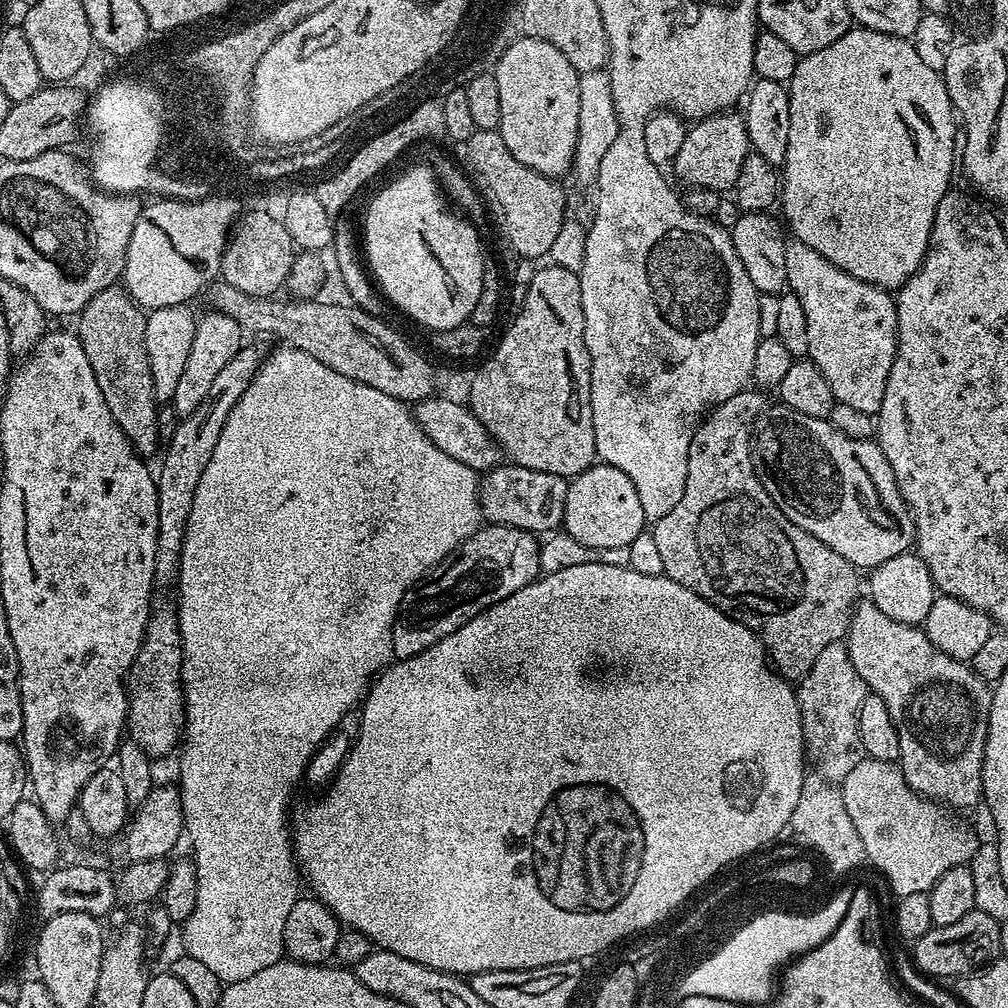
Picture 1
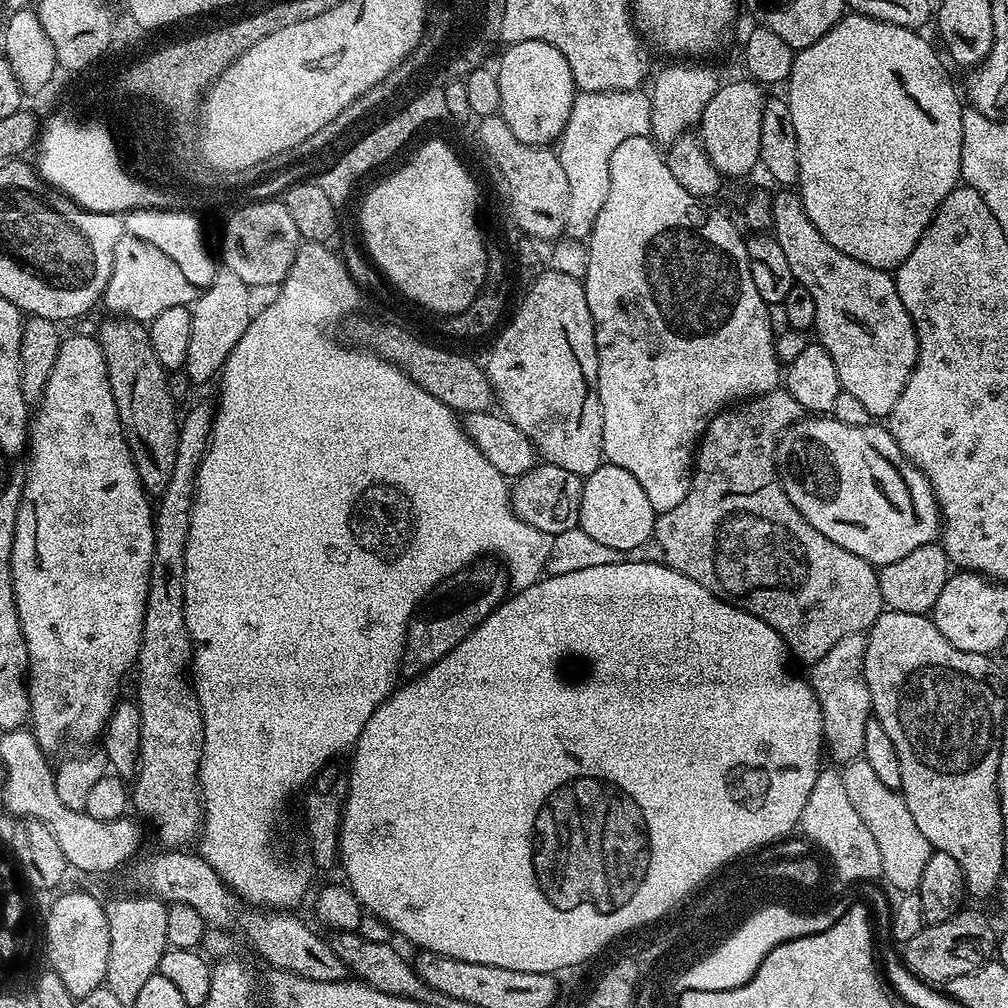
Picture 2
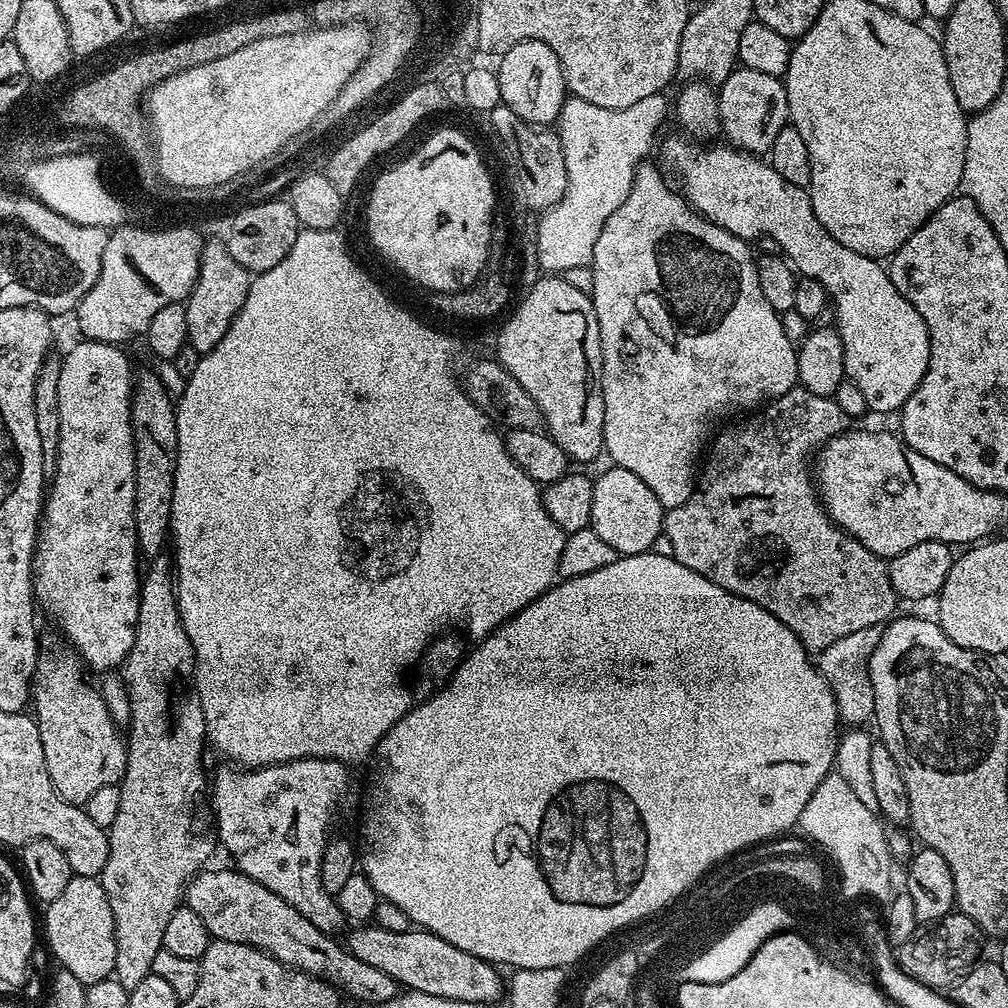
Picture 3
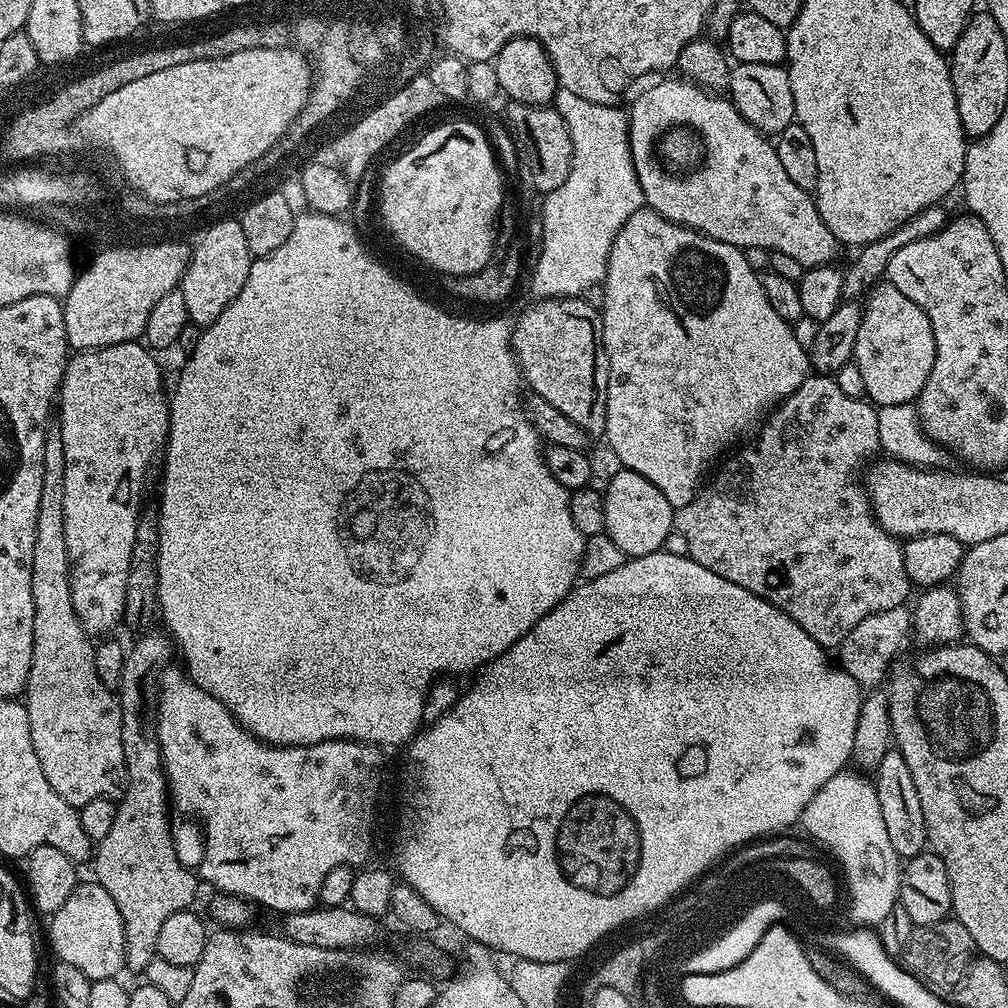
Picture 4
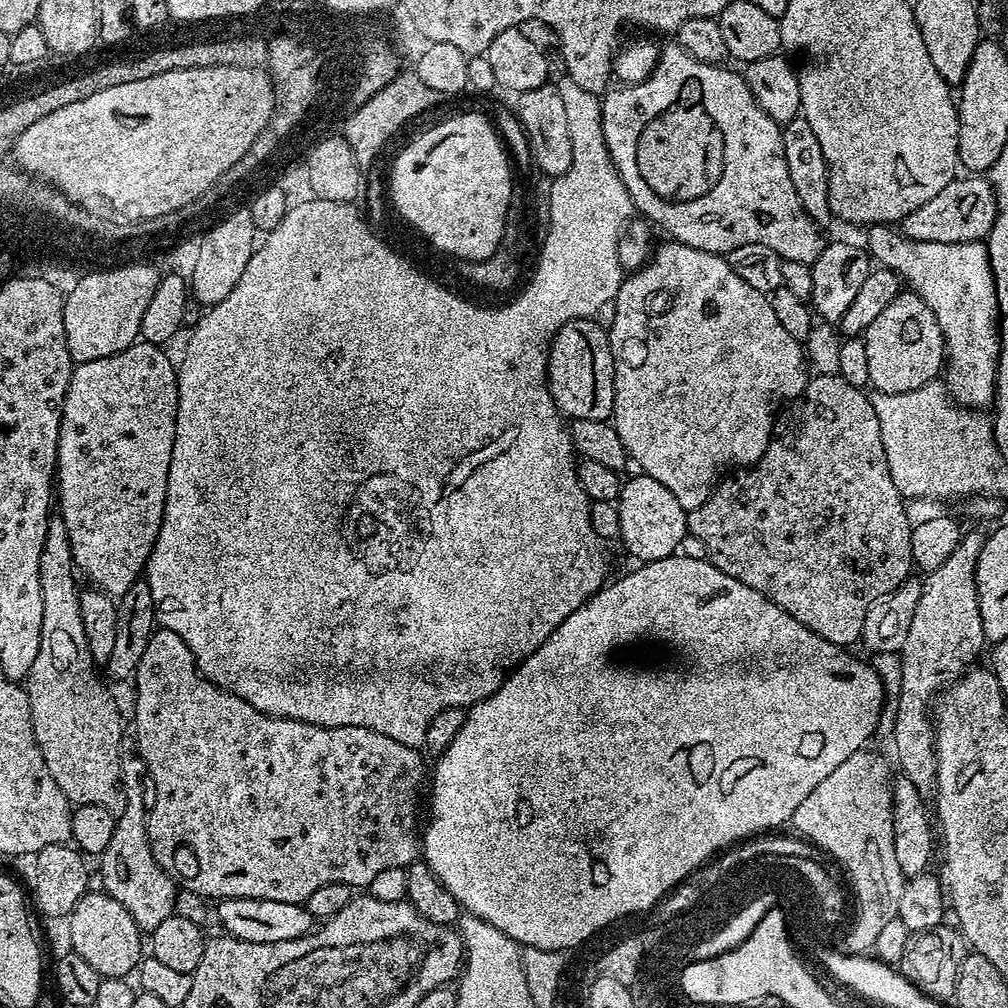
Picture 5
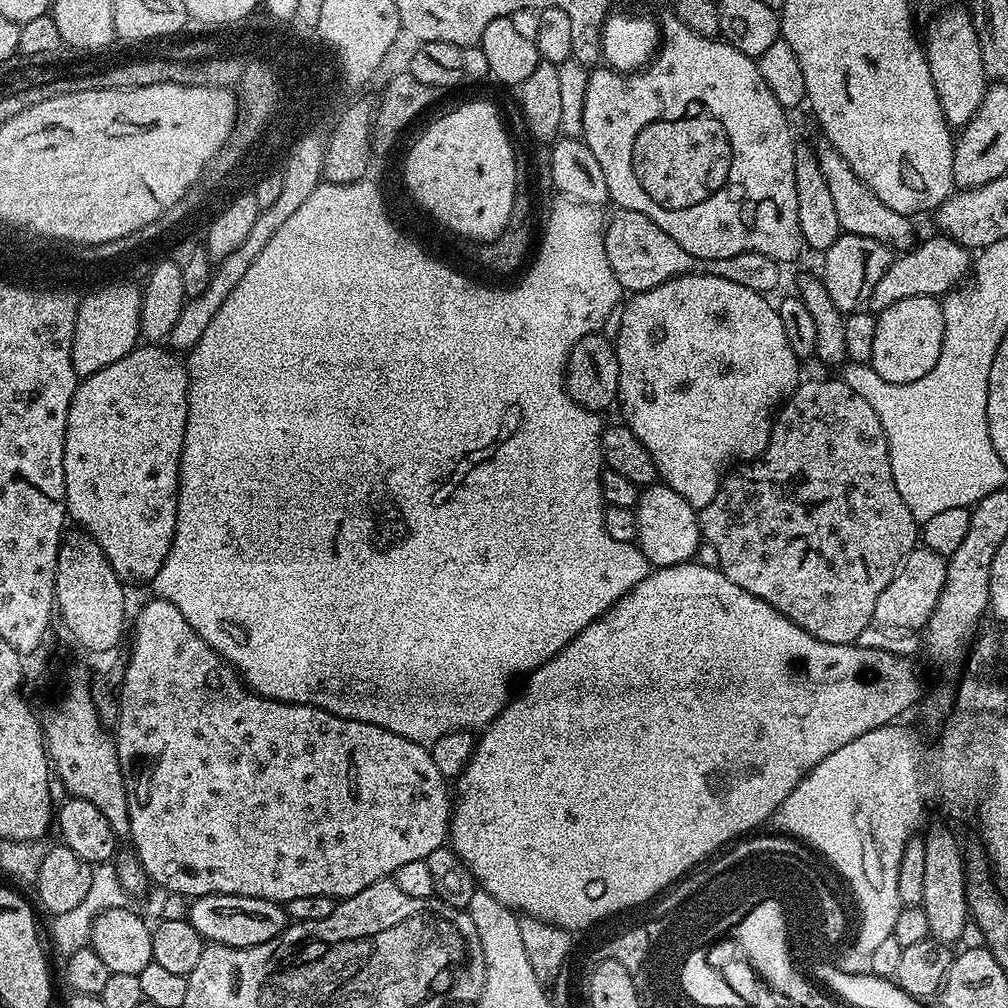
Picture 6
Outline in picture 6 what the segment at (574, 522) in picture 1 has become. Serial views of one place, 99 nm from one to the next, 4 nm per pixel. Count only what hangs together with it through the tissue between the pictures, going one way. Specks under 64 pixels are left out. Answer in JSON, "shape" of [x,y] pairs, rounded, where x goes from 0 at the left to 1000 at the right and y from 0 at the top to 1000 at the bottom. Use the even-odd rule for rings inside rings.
{"shape":[[[648,478],[636,487],[635,497],[631,499],[629,507],[633,516],[633,530],[630,539],[633,541],[636,550],[643,555],[647,563],[681,560],[691,551],[696,537],[692,508],[691,505],[685,502],[685,498],[681,498],[681,494],[677,494],[677,490],[673,490],[658,478]]]}

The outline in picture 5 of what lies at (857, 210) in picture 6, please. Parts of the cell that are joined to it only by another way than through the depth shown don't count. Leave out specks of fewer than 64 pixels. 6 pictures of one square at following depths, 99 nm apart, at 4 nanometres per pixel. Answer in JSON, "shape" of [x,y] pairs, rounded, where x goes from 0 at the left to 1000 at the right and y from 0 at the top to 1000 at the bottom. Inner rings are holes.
{"shape":[[[867,222],[860,227],[860,249],[864,257],[872,265],[881,266],[889,271],[904,289],[927,308],[927,315],[931,315],[931,323],[937,332],[938,350],[938,368],[935,377],[940,386],[940,392],[953,405],[980,407],[988,396],[988,364],[992,358],[992,318],[994,311],[986,272],[982,268],[980,244],[976,238],[966,240],[911,240],[898,234],[884,225]]]}

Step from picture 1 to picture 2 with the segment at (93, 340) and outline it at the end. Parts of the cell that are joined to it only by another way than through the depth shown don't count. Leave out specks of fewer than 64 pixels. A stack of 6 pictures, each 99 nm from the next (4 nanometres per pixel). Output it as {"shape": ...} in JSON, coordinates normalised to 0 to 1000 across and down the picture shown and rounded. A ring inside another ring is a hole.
{"shape":[[[107,316],[111,317],[100,323],[97,336],[105,359],[105,371],[109,375],[109,391],[113,391],[113,403],[117,403],[117,415],[127,445],[131,448],[137,474],[148,493],[157,494],[169,478],[179,430],[175,401],[167,386],[168,370],[161,359],[157,359],[147,334],[147,325],[140,318]]]}

